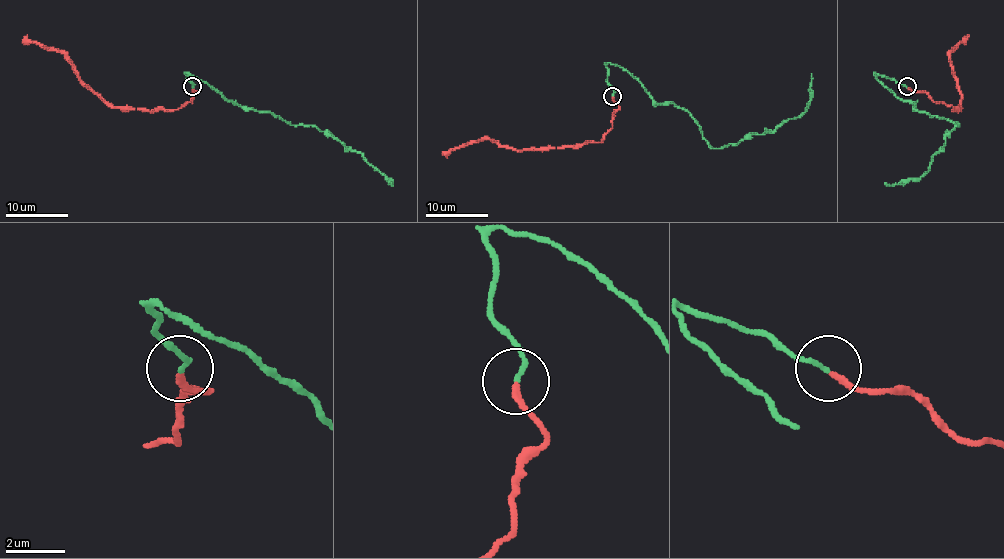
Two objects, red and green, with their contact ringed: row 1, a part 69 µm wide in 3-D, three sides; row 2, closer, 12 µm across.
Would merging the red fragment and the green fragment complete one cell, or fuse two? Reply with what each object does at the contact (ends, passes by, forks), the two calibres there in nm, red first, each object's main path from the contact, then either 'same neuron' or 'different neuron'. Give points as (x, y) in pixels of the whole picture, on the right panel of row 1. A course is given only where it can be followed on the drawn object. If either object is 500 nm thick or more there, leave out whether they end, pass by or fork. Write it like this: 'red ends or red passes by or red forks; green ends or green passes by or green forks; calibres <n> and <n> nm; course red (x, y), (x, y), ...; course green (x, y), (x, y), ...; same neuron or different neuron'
red ends; green ends; calibres 190 and 150 nm; course red (906, 88), (925, 92), (934, 102), (950, 105), (958, 111), (961, 91), (950, 53), (969, 35); course green (906, 86), (874, 75), (919, 111), (959, 125), (945, 136), (944, 148), (922, 176), (885, 183); same neuron

